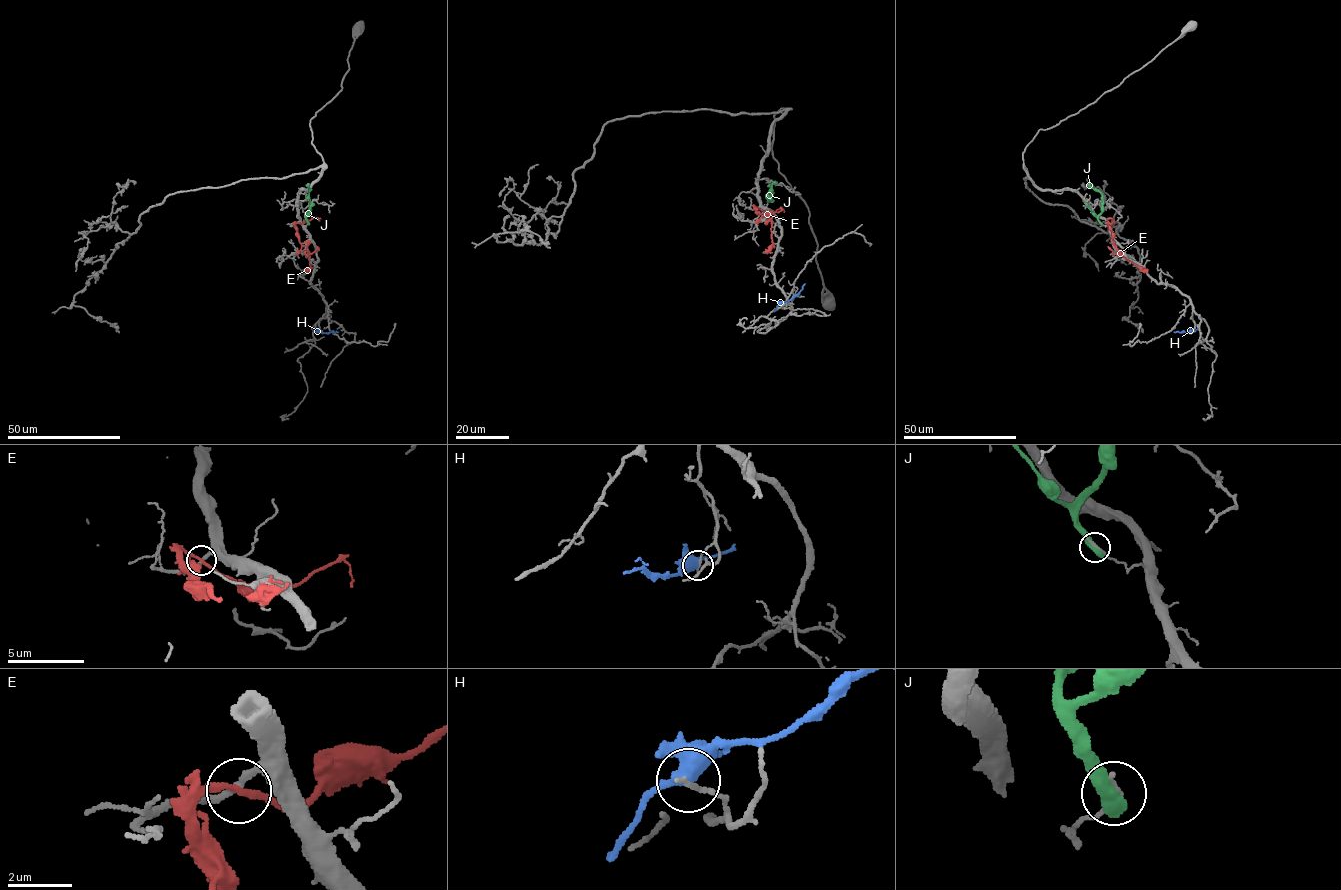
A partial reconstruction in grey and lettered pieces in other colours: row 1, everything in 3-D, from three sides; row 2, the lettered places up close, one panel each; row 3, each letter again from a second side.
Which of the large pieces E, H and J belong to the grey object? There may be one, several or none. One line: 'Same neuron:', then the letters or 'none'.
Same neuron: none

